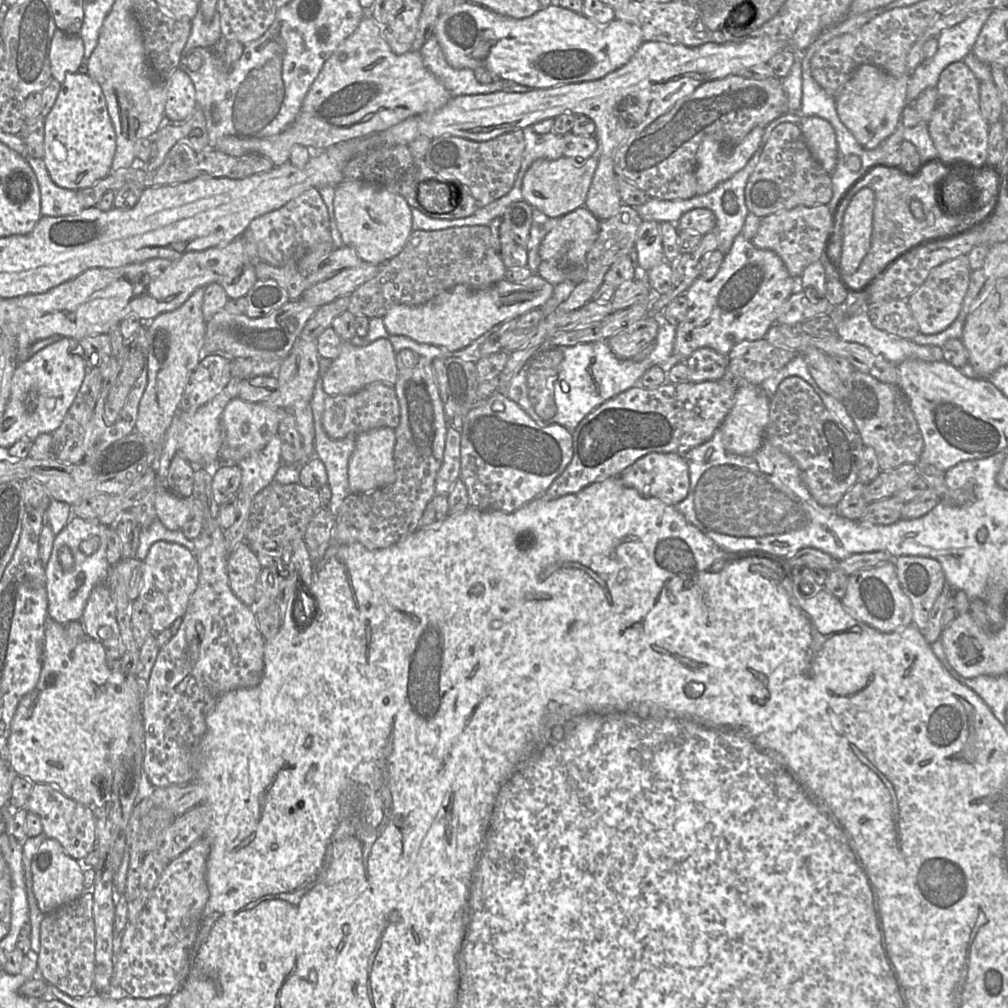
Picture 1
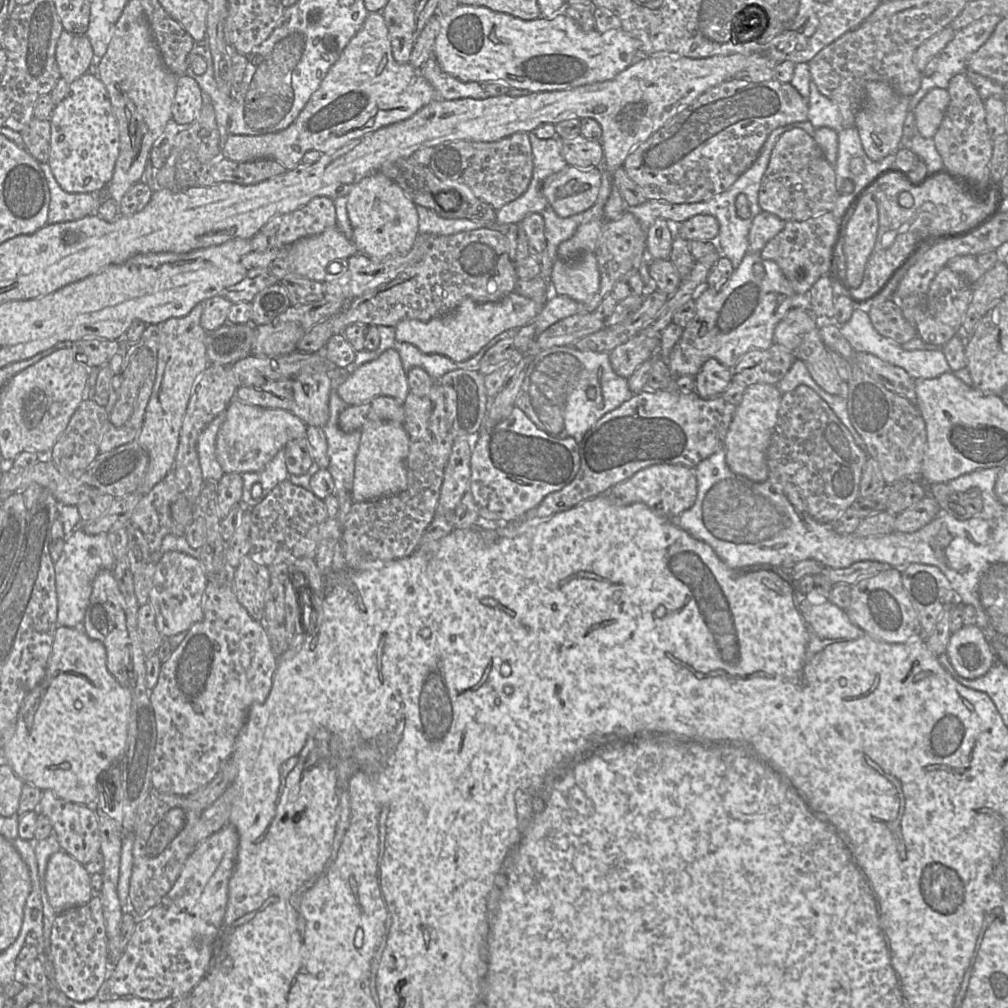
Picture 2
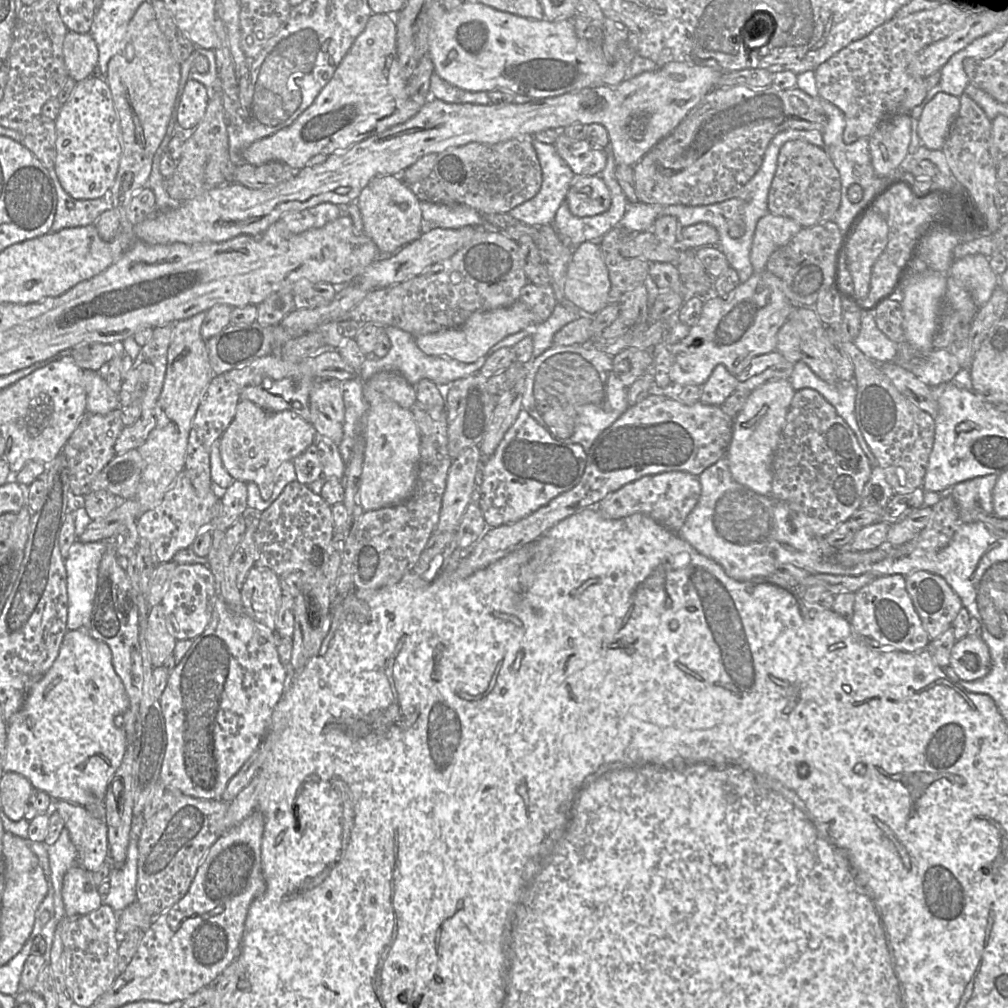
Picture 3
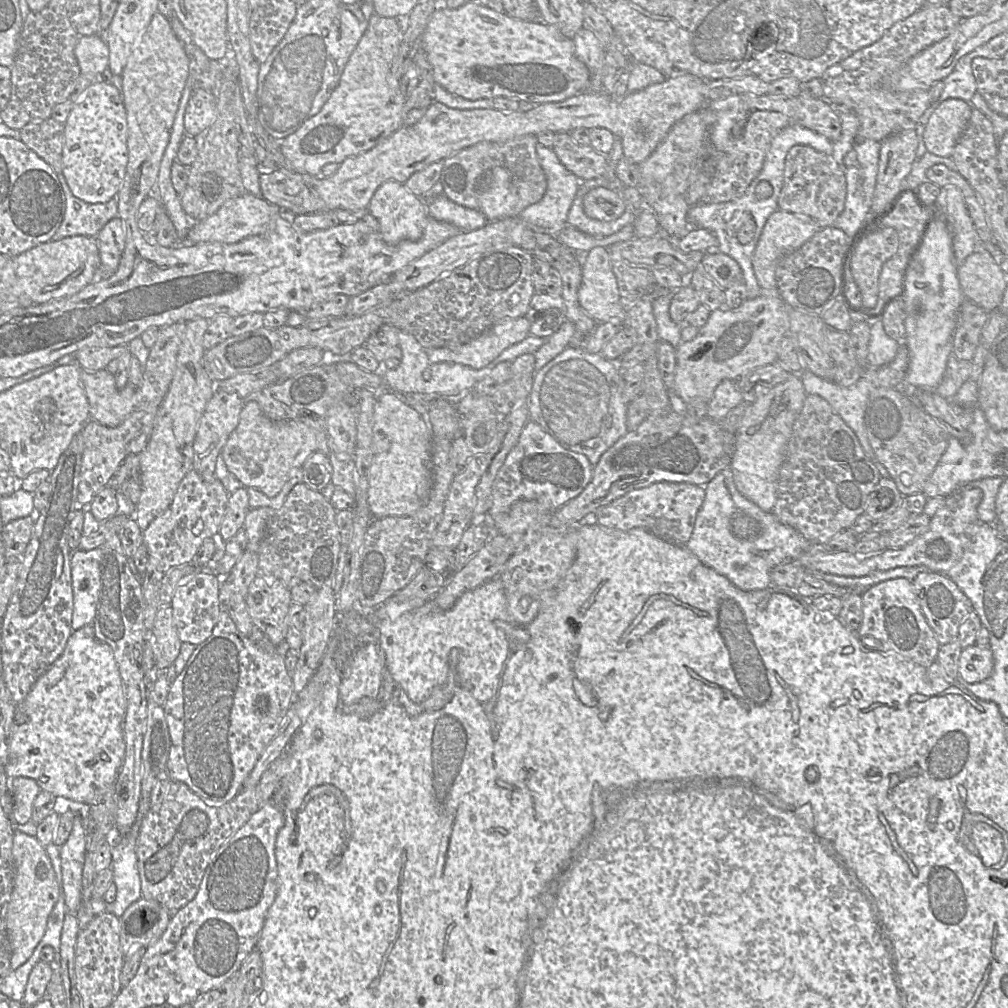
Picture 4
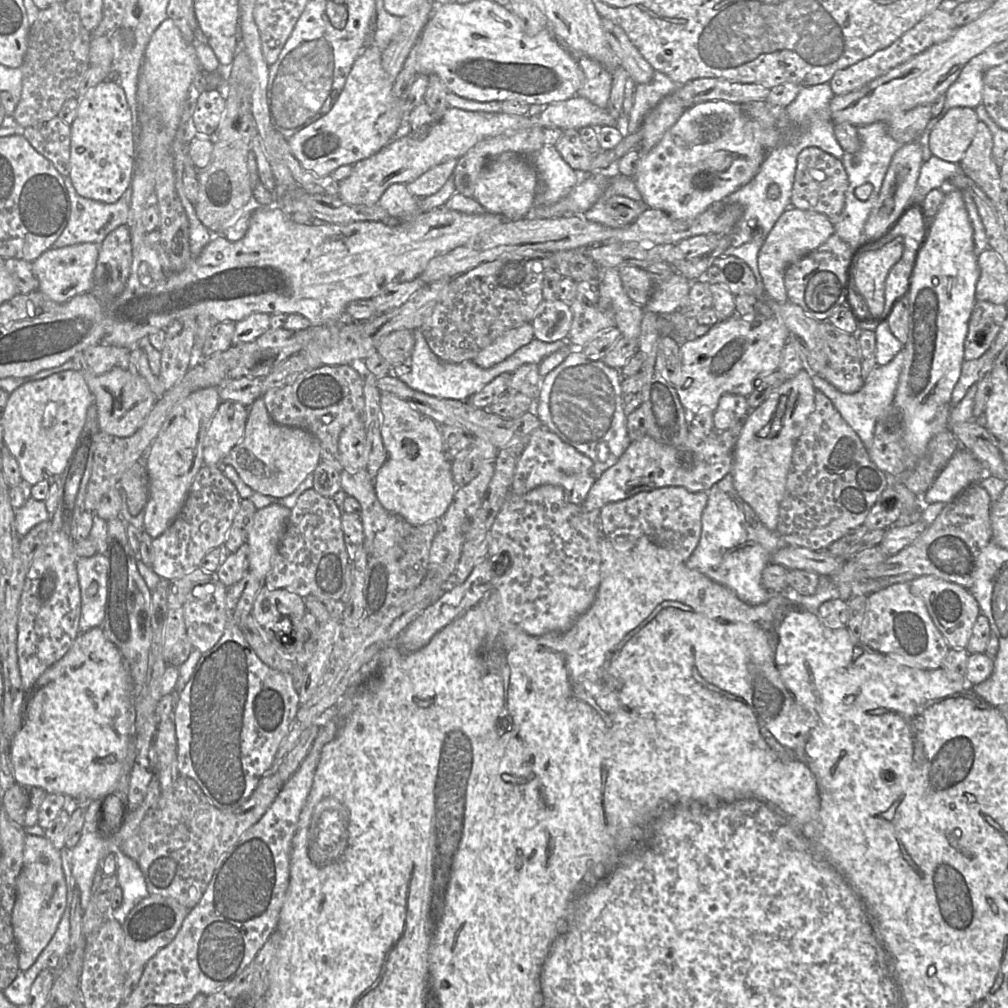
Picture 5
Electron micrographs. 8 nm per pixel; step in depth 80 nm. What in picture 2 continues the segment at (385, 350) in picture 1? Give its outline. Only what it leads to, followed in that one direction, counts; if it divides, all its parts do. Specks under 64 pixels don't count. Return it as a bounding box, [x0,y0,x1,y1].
[334,349,410,405]

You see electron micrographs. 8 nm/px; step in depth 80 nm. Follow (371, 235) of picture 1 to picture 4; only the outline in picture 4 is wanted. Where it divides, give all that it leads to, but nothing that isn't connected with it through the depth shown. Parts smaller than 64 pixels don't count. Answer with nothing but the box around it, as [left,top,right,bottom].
[367,180,427,245]

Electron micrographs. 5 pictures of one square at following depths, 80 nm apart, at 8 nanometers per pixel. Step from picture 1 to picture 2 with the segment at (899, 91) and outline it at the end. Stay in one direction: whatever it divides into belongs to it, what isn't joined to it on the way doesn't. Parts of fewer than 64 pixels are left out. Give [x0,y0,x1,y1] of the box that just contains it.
[854,81,909,161]

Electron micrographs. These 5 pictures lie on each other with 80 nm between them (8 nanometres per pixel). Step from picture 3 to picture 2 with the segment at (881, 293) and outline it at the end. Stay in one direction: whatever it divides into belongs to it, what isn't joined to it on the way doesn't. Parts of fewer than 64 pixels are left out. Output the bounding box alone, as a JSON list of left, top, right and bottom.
[849,170,992,303]

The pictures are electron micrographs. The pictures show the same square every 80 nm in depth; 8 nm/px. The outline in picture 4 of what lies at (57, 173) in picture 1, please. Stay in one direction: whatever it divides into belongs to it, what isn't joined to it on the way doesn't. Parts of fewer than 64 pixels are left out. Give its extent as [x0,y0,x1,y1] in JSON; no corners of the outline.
[62,81,128,203]

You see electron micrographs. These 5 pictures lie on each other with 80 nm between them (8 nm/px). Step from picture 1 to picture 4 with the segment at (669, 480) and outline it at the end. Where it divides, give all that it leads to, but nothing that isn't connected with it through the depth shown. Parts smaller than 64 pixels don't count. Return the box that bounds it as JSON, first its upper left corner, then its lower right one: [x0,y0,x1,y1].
[594,482,705,546]

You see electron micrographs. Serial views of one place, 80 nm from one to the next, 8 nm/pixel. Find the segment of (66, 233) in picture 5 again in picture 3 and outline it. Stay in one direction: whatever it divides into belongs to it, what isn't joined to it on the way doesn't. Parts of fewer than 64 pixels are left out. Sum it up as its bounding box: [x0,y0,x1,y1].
[46,168,113,232]

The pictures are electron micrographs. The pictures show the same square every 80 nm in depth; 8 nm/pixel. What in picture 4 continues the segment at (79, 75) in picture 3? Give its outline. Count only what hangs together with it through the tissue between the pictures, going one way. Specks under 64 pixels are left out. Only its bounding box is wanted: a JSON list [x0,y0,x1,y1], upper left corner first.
[74,34,109,75]

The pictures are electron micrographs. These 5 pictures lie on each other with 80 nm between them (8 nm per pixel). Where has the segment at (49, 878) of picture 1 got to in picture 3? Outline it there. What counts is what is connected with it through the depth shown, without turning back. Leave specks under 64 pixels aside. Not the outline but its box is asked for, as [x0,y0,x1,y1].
[61,864,105,916]

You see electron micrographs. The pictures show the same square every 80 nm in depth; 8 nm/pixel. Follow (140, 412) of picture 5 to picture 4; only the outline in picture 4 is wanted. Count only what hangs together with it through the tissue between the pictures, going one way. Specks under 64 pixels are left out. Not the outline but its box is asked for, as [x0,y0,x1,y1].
[75,361,136,427]

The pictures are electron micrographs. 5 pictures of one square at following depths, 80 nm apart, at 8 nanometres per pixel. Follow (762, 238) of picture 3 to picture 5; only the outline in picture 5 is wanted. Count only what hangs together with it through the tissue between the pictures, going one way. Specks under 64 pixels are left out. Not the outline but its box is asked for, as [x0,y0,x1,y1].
[758,207,835,304]

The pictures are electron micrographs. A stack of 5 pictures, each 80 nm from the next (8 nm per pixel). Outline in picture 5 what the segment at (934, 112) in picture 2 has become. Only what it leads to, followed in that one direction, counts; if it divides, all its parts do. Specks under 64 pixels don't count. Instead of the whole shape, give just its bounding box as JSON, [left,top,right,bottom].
[928,107,979,164]

